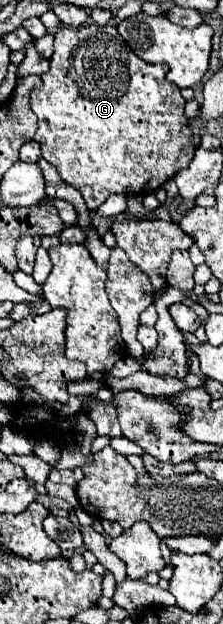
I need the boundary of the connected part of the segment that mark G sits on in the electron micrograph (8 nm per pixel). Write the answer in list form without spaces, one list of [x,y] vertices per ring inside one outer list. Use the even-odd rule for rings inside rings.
[[[86,25],[86,27],[78,27],[78,29],[70,29],[70,27],[62,27],[58,29],[58,33],[54,35],[54,55],[50,57],[50,69],[42,75],[44,87],[40,91],[32,93],[32,111],[38,117],[38,131],[34,135],[34,139],[38,143],[42,143],[42,157],[48,159],[52,165],[56,165],[56,169],[60,171],[60,177],[72,185],[74,189],[78,189],[88,205],[90,211],[96,211],[110,195],[148,195],[152,191],[158,191],[158,187],[162,187],[168,179],[172,179],[180,169],[188,167],[194,149],[192,149],[192,141],[186,129],[186,115],[184,115],[184,97],[180,95],[178,85],[172,85],[166,79],[166,65],[150,65],[146,61],[142,61],[140,57],[134,55],[132,49],[128,49],[128,45],[124,45],[124,39],[120,37],[120,33],[116,31],[114,25]]]

